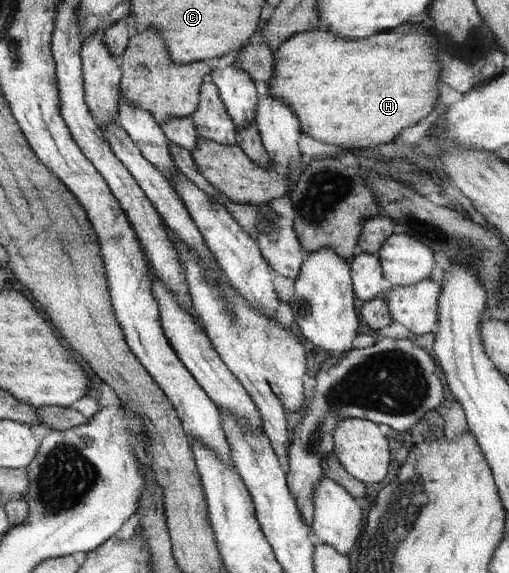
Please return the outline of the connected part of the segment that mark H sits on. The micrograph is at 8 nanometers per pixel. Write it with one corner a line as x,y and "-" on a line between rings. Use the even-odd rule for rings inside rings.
405,22
365,39
343,39
332,31
320,28
295,34
276,51
265,41
248,44
241,49
234,64
246,69
256,82
268,82
271,93
294,109
303,133
329,145
343,145
343,149
365,150
393,143
405,127
417,125
434,110
439,99
437,79
442,77
438,51
438,37
430,22

